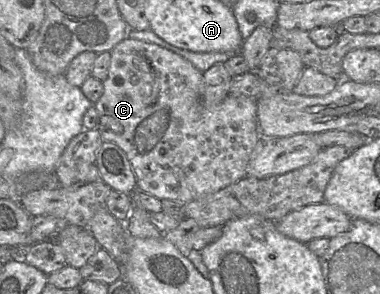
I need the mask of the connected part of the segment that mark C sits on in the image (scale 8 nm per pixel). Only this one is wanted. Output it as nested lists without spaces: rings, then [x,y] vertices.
[[[125,37],[110,51],[111,61],[108,76],[103,81],[103,94],[99,100],[93,103],[98,111],[100,131],[103,142],[112,142],[119,146],[127,155],[136,178],[136,187],[147,194],[160,200],[179,200],[187,203],[200,199],[206,195],[215,193],[245,177],[246,170],[261,136],[256,99],[248,96],[228,96],[215,108],[203,113],[200,96],[202,94],[203,72],[197,69],[191,62],[162,46],[134,38]]]

